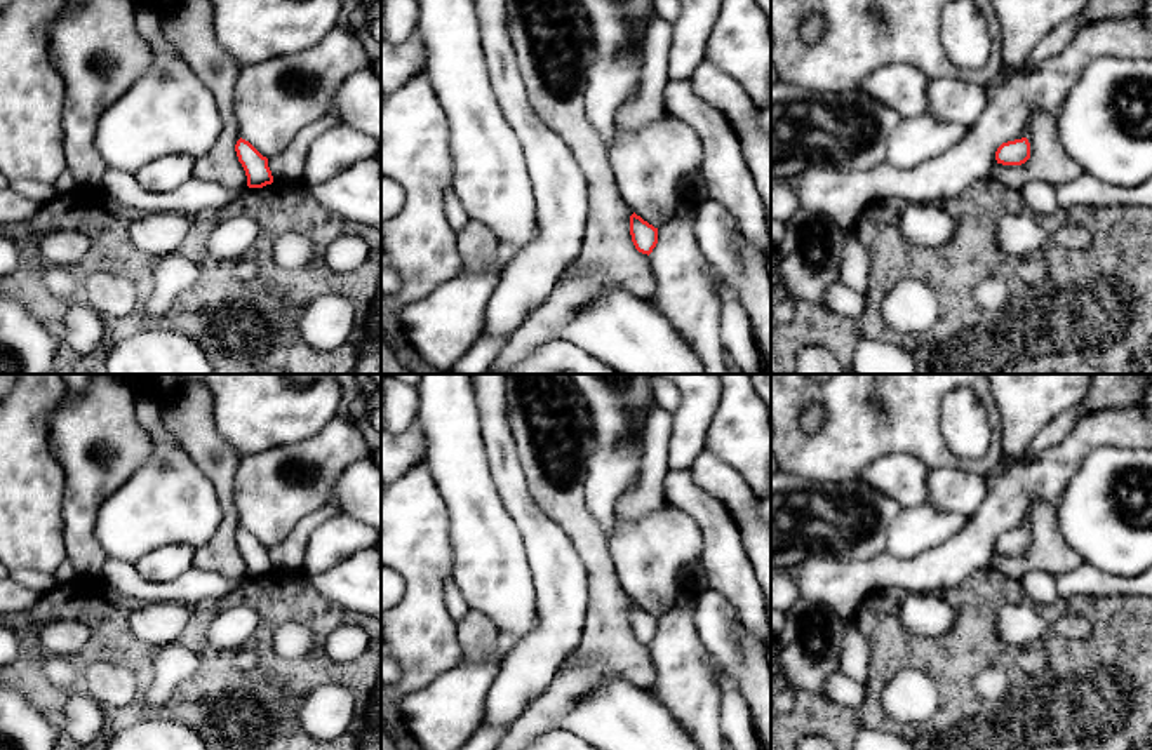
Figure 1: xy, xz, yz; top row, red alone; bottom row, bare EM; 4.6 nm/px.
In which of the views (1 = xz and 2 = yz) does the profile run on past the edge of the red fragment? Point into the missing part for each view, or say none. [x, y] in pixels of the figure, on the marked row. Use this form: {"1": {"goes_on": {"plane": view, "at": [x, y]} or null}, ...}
{"1": {"goes_on": null}, "2": {"goes_on": null}}

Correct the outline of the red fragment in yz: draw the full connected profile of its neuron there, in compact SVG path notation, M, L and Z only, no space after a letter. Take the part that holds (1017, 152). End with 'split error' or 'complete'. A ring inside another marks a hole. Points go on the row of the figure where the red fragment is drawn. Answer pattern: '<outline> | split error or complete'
M1027 137L1002 143L995 151L997 164L1021 165L1030 158L1030 143Z | complete

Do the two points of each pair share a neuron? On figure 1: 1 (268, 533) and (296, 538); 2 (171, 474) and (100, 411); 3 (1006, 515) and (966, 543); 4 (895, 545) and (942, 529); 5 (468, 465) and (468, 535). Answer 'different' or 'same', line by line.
1: different
2: different
3: same
4: same
5: same

